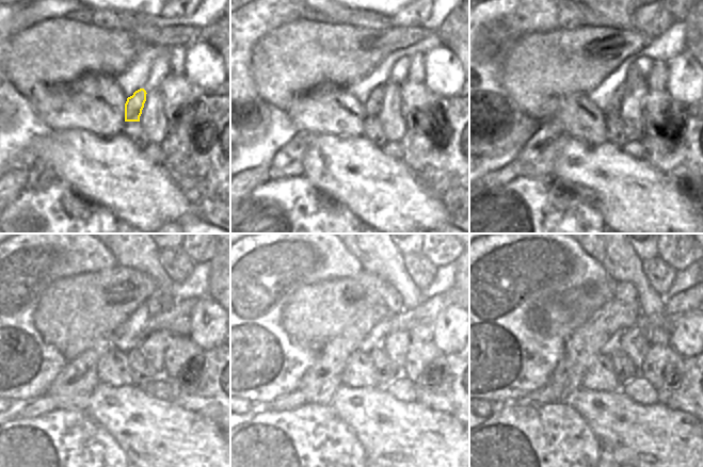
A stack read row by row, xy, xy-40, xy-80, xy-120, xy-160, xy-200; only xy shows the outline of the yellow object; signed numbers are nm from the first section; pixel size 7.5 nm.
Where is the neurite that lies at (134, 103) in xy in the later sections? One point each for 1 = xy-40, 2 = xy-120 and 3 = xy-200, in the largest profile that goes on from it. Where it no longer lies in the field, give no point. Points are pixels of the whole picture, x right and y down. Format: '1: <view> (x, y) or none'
1: xy-40 (372, 107)
2: xy-120 (163, 320)
3: xy-200 (686, 302)

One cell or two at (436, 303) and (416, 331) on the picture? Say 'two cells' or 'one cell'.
two cells

